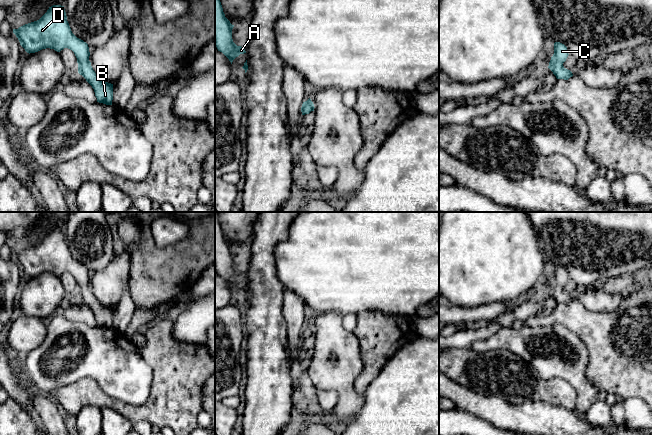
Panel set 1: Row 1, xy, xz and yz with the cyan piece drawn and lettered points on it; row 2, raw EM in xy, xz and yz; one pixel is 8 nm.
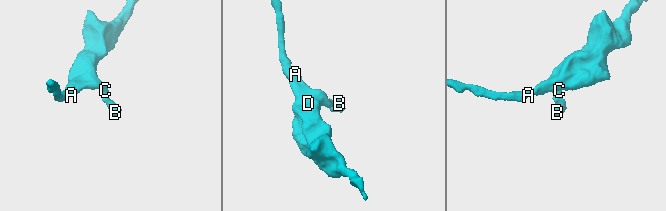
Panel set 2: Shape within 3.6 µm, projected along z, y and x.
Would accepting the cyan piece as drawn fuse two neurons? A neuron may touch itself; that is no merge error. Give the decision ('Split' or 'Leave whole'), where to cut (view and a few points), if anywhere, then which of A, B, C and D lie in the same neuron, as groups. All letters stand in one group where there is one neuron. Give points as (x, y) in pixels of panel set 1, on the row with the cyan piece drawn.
Leave whole. No split. Groups: A B C D

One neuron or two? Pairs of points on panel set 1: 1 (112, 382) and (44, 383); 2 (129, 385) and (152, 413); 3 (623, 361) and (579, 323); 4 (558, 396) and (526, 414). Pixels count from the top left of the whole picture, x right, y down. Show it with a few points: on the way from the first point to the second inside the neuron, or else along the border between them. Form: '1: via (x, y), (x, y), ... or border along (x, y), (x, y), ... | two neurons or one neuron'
1: via (95, 371), (73, 371), (70, 374), (61, 375) | one neuron
2: border along (152, 381), (143, 403), (120, 400) | two neurons
3: via (612, 350), (590, 328) | one neuron
4: border along (523, 402), (546, 401), (569, 410) | two neurons

